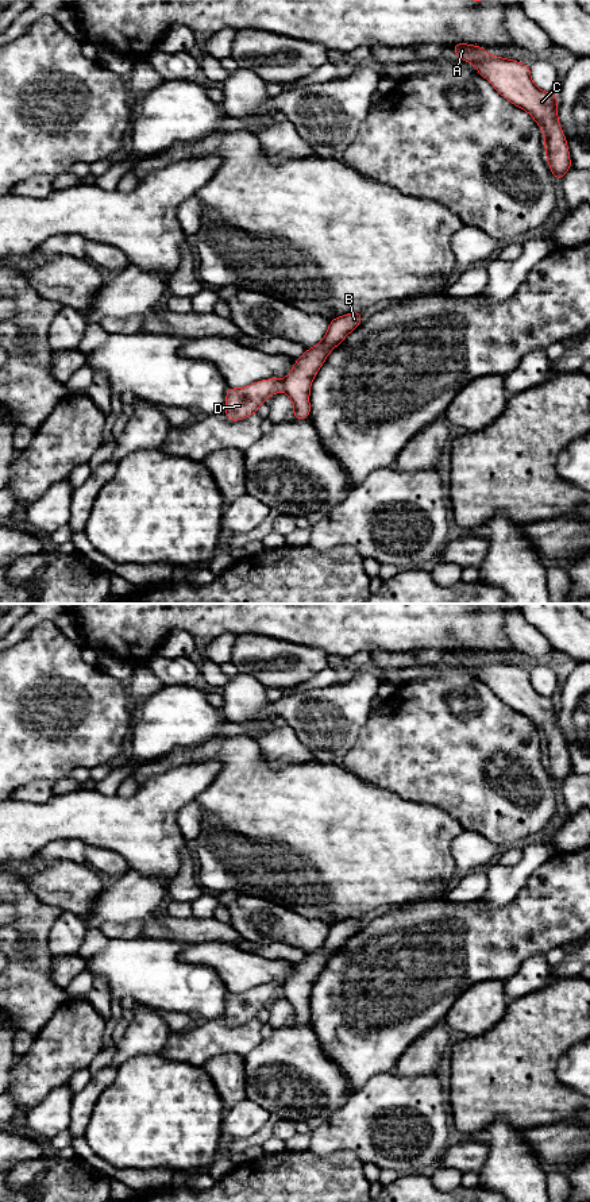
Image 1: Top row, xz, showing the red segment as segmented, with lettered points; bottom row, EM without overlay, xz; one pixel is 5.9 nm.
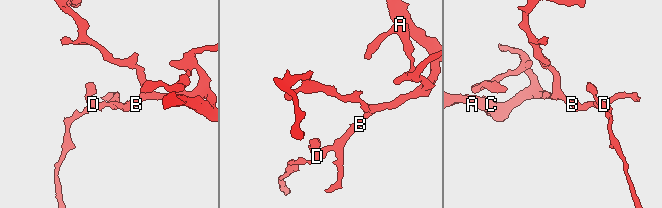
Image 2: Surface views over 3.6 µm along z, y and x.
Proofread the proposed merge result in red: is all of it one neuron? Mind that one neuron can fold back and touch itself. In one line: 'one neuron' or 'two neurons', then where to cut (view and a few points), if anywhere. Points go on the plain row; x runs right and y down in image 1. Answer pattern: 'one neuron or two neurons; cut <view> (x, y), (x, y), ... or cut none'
one neuron; cut none

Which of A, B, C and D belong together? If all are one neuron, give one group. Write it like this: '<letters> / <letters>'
A B C D

